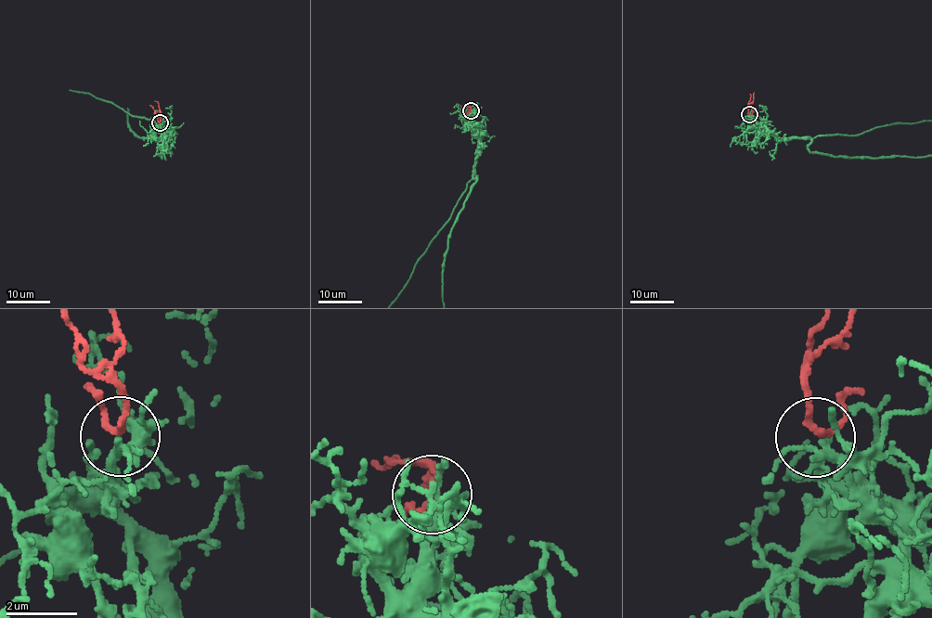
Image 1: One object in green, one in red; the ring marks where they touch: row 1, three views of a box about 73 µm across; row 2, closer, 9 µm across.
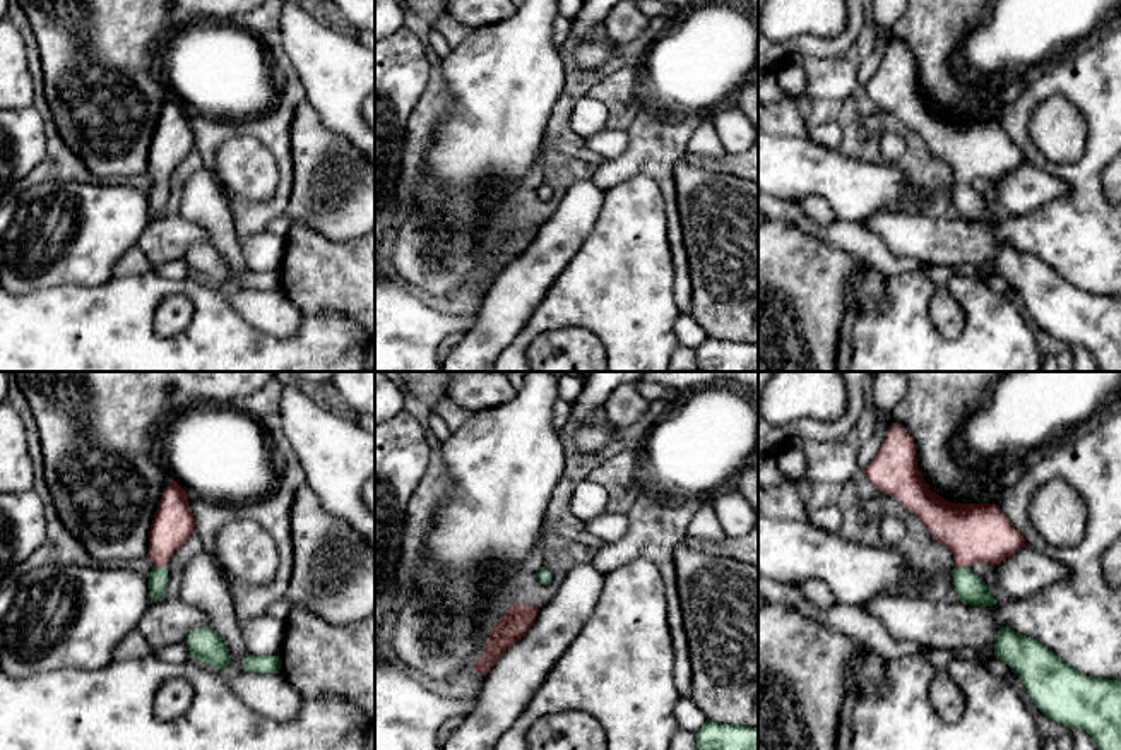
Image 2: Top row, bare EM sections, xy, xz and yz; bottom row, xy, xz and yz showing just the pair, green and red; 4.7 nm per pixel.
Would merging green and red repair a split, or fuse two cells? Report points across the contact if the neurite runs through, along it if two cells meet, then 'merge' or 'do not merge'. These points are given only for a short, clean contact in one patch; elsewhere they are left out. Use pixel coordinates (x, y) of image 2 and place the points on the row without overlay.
across yz (971, 206), (960, 184), (972, 149) | merge

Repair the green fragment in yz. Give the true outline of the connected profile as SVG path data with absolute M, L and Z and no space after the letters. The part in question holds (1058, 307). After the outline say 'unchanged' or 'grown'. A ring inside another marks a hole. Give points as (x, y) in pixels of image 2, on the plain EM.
M1008 243L998 247L993 262L1044 332L1085 346L1102 372L1121 372L1121 298L1087 293Z | unchanged

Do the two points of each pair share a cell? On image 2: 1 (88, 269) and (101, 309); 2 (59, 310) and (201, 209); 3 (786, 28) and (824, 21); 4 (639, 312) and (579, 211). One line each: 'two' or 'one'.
1: two
2: two
3: one
4: two

